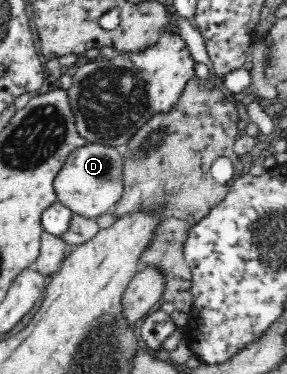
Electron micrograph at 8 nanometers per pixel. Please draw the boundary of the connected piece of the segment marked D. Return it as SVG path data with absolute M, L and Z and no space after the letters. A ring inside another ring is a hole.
M87 144L70 152L66 163L53 181L56 199L84 217L97 217L112 209L122 197L122 155L116 148L101 144Z

